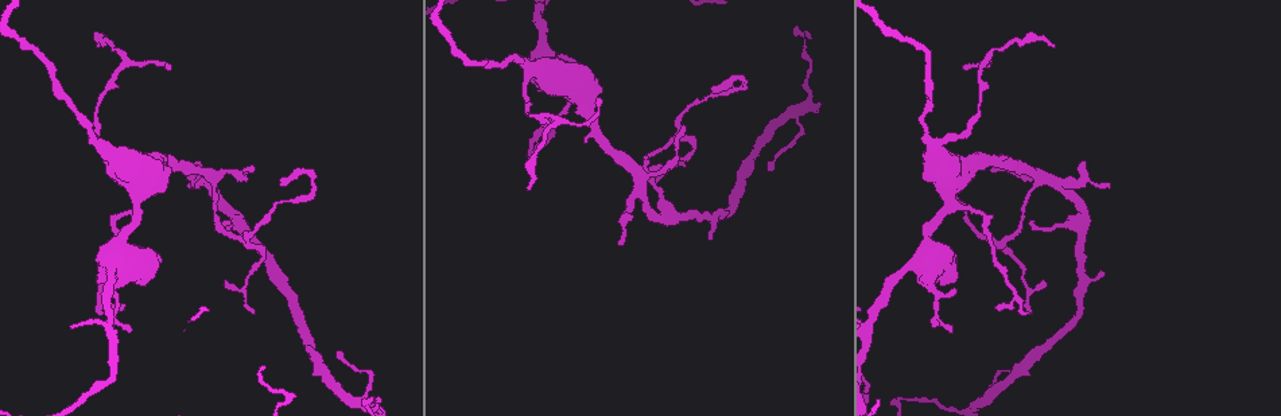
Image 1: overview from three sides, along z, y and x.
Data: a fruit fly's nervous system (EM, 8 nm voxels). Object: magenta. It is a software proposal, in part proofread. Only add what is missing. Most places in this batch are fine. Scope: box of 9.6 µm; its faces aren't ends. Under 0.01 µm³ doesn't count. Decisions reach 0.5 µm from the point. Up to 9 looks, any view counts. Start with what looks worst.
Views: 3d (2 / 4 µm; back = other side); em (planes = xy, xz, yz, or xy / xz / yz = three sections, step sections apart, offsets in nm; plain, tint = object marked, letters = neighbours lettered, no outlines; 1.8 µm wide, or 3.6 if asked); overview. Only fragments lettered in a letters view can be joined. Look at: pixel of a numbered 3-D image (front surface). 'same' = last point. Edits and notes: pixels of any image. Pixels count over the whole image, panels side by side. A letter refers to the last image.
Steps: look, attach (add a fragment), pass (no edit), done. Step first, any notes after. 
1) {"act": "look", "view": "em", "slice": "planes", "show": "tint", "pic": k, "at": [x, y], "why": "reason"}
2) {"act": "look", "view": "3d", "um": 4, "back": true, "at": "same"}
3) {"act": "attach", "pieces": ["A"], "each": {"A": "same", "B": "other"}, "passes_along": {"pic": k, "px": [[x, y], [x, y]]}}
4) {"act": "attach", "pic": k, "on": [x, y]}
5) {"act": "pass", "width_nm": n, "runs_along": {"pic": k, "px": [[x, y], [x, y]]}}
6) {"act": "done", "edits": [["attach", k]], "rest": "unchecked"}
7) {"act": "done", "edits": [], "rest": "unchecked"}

{"act": "look", "view": "em", "slice": "xy", "step": 8, "show": "letters", "pic": 1, "at": [196, 184], "why": "sharp bend"}

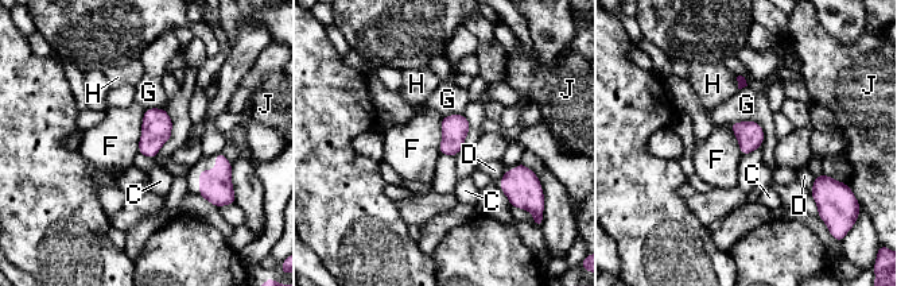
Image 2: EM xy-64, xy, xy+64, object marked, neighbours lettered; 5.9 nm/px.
{"act": "pass", "each": {"C": "other", "D": "other", "F": "other", "G": "other", "H": "other", "J": "other"}, "border": {"pic": 2, "px": [[146, 109], [138, 151]]}, "found": "none of them fits"}

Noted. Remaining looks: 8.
{"act": "look", "view": "em", "slice": "xz", "step": 4, "show": "tint", "pic": 1, "at": [744, 81], "why": "abrupt turn"}

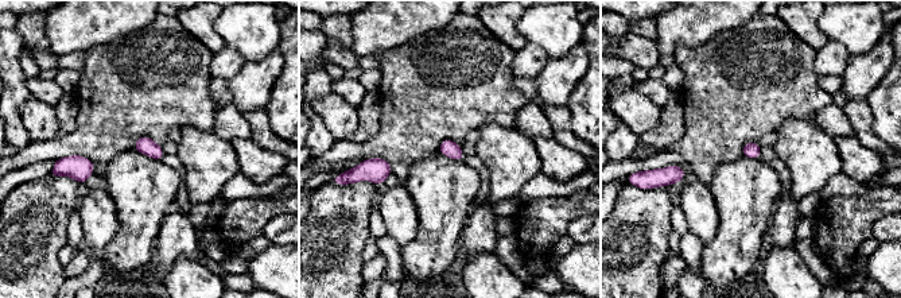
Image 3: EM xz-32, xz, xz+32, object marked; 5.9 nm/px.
{"act": "look", "view": "em", "slice": "planes", "show": "letters", "at": "same", "why": "another direction"}

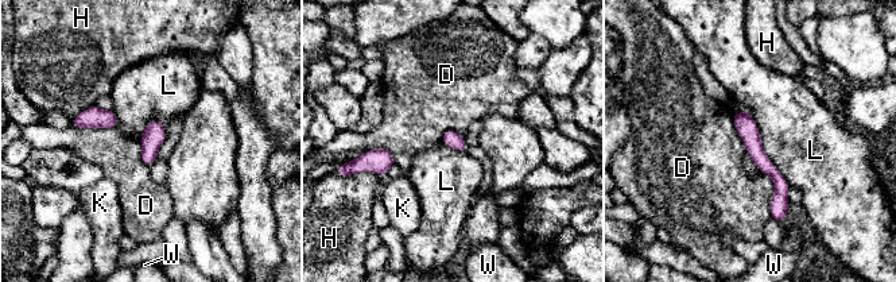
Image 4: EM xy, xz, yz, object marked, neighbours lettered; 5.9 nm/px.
{"act": "pass", "each": {"D": "other", "H": "other", "K": "other", "L": "other", "W": "other"}, "border": {"pic": 4, "px": [[744, 109], [790, 186]]}, "found": "no lettered fragment goes on from it"}

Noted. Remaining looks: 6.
{"act": "look", "view": "3d", "um": 4, "pic": 1, "at": [115, 300], "why": "calibre changes"}

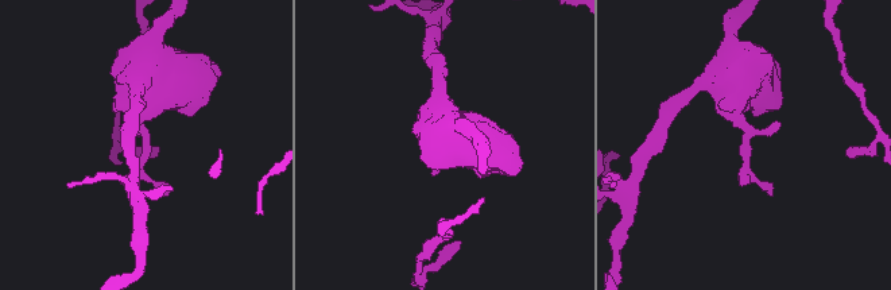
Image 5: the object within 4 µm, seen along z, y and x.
{"act": "look", "view": "em", "um": 3.6, "slice": "planes", "show": "letters", "pic": 5, "at": [148, 140]}

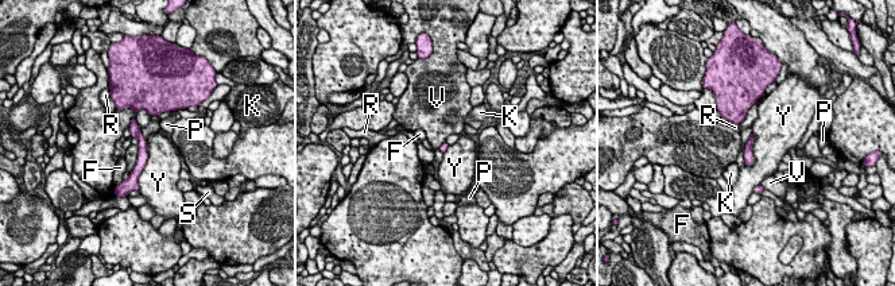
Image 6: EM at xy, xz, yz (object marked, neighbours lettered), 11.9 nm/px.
{"act": "pass", "longest_contact_nm": ["Y", 600], "each": {"F": "other", "K": "other", "P": "other", "R": "other", "S": "other", "V": "other", "Y": "other"}, "runs_along": {"pic": 6, "px": [[134, 124], [142, 161], [131, 182]]}, "found": "none of them fits"}

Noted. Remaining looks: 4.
{"act": "look", "view": "3d", "um": 4, "pic": 1, "at": [596, 100], "why": "tapers out"}

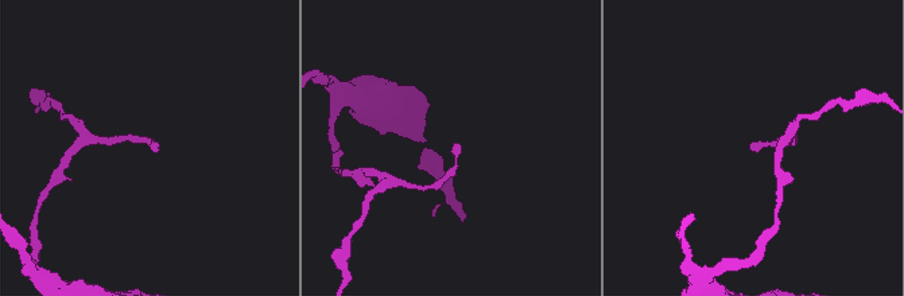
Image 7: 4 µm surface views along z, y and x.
{"act": "look", "view": "em", "slice": "planes", "show": "letters", "pic": 7, "at": [155, 142]}

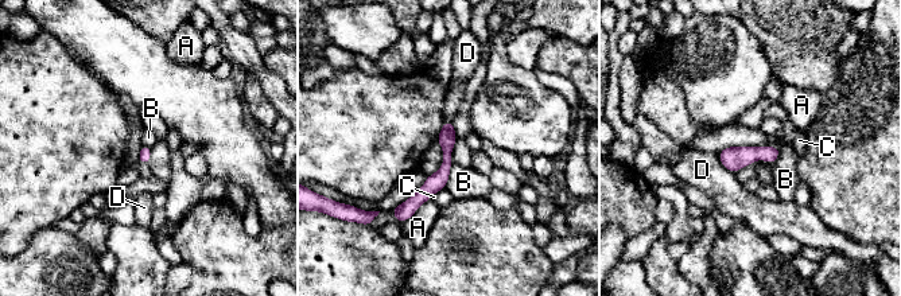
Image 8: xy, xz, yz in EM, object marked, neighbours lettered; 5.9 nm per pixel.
{"act": "pass", "width_nm": 80, "each": {"A": "other", "B": "other", "C": "other", "D": "other"}, "runs_along": {"pic": 8, "px": [[449, 125], [443, 174], [397, 210]]}, "found": "none of them fits"}

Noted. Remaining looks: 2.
{"act": "done", "edits": [], "rest": "unchecked"}

